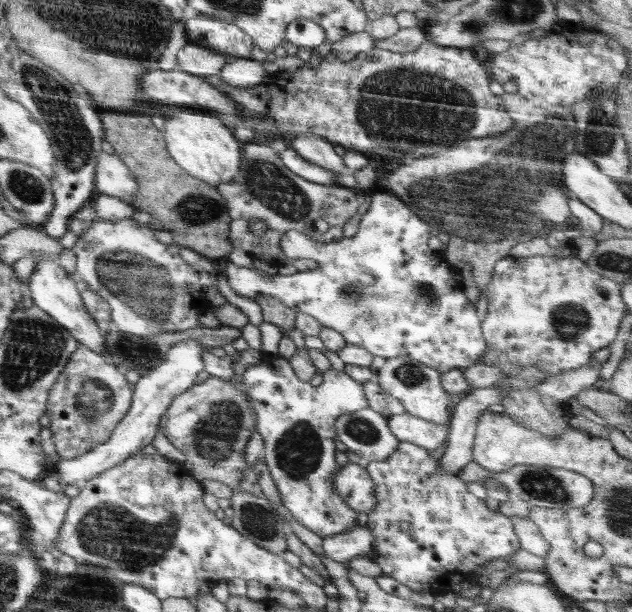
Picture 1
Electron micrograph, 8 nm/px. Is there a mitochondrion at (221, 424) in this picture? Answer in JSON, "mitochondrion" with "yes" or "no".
{"mitochondrion":"yes"}

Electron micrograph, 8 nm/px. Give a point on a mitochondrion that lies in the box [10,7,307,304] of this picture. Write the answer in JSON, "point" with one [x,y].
{"point":[72,135]}

